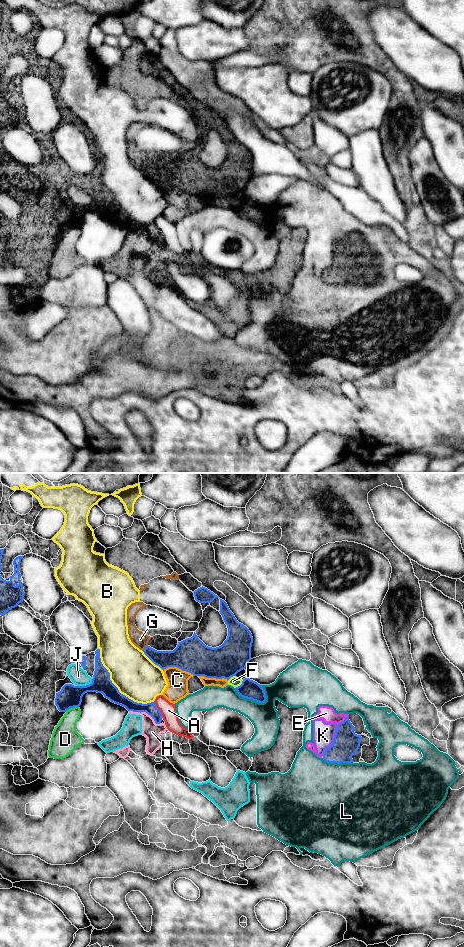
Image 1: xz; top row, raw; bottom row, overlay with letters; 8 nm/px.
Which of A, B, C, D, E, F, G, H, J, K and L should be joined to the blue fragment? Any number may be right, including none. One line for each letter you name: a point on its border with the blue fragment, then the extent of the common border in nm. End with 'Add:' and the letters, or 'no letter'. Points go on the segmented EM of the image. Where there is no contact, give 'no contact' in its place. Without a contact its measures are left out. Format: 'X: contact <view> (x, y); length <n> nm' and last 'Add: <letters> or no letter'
Add: no letter

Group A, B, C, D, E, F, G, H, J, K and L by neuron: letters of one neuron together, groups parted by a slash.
A B E K L / C D F G H J

